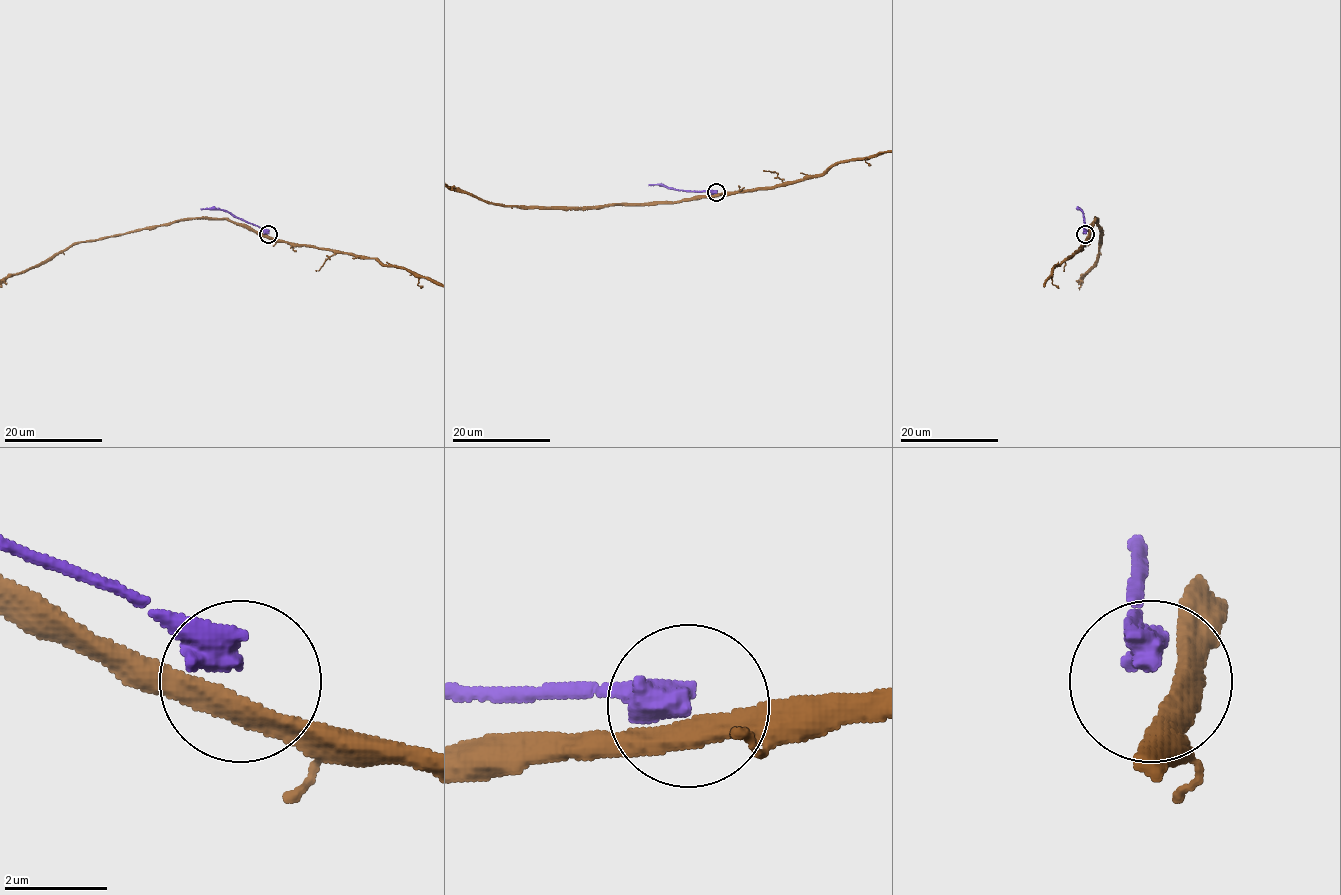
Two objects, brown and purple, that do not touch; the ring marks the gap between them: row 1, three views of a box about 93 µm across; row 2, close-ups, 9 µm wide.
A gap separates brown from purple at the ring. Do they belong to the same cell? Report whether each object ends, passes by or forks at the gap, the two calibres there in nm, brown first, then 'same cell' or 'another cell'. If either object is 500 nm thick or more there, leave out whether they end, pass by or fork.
440/550 nm | another cell

